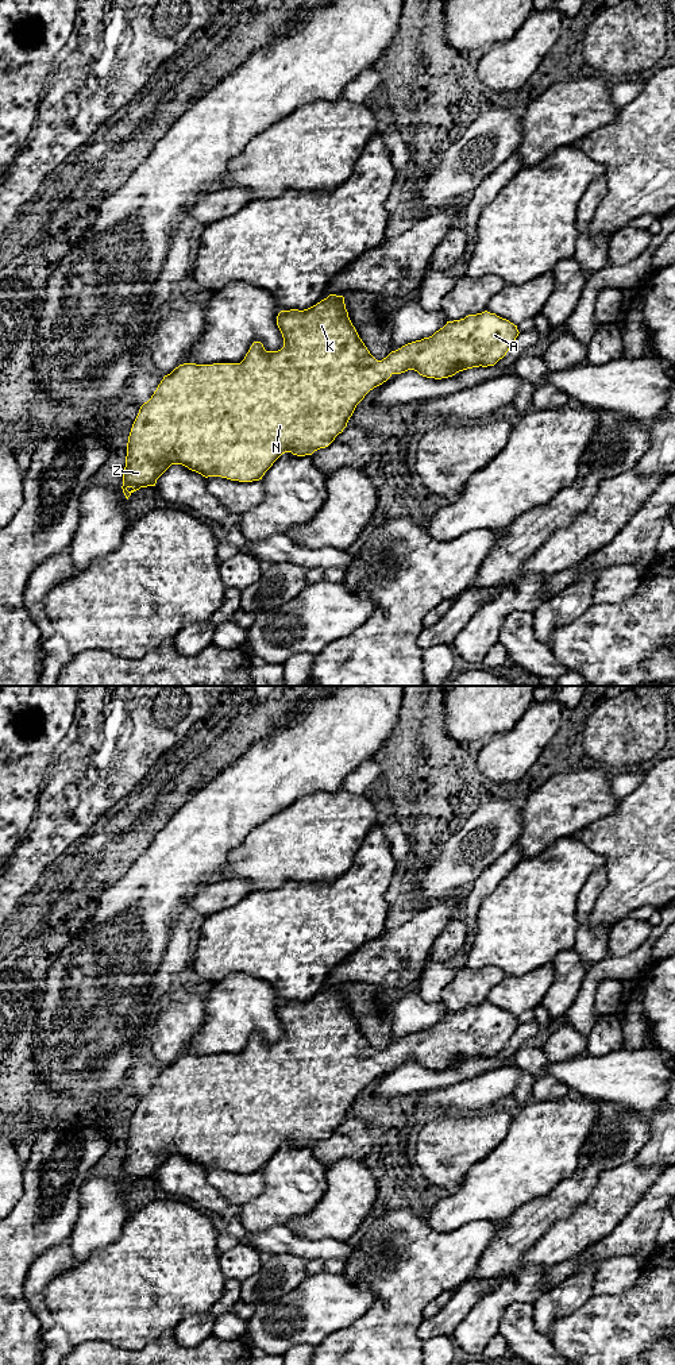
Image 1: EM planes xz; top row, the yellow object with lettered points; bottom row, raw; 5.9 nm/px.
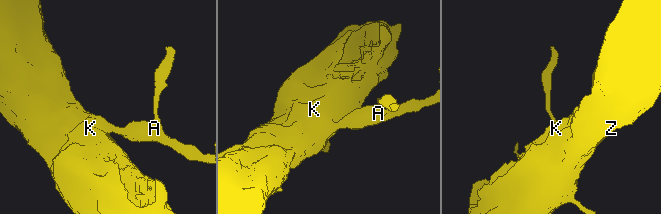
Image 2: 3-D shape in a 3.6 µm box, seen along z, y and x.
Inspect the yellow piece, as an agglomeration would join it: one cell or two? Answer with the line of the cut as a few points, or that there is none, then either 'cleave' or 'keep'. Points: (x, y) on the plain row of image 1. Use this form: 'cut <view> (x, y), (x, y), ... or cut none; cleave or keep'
cut none; keep

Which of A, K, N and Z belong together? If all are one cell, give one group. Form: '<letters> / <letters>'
A K N Z

